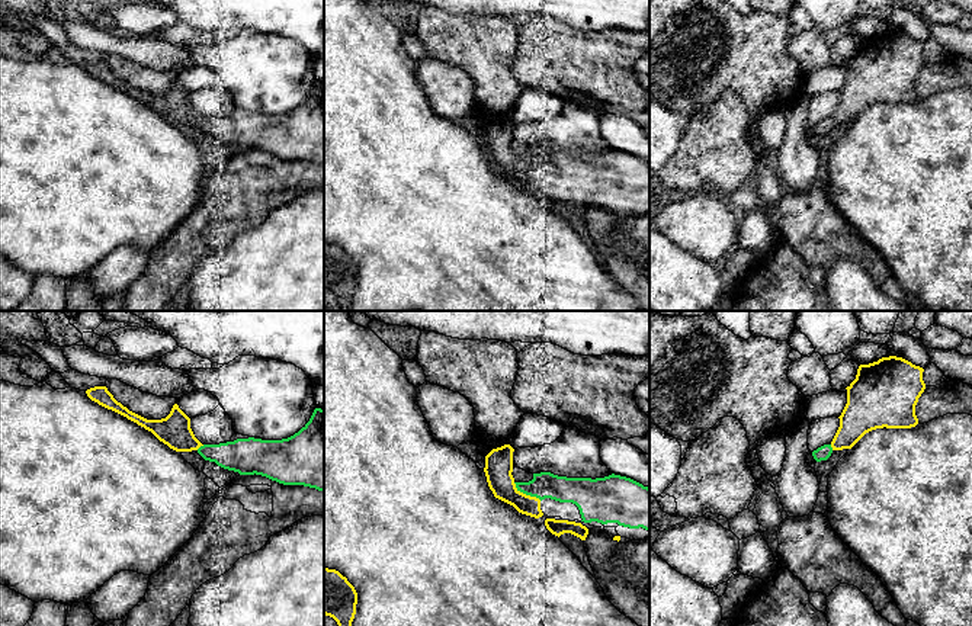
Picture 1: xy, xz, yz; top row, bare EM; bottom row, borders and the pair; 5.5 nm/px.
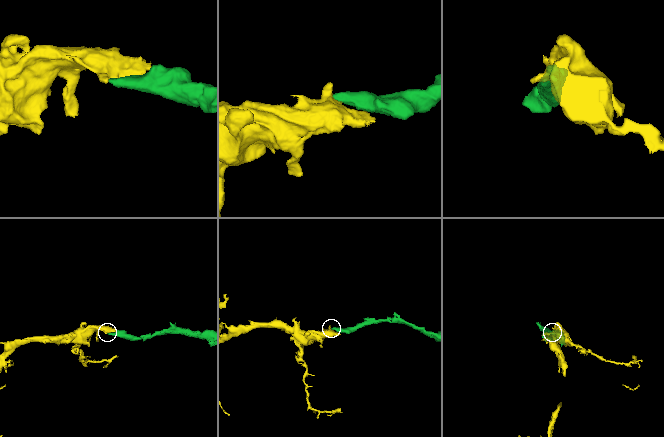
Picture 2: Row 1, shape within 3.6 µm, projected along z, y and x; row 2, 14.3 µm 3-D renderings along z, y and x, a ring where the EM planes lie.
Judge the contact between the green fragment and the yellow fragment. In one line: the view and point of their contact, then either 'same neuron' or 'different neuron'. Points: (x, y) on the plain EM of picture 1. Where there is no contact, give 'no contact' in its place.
contact xz (526, 169); same neuron

